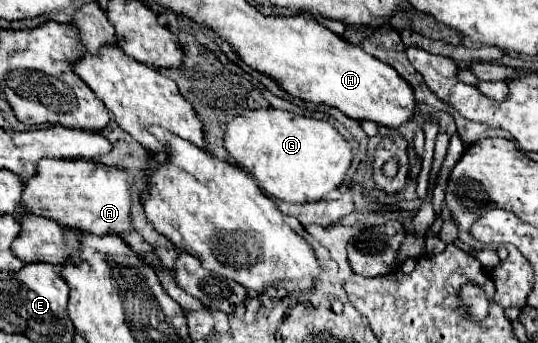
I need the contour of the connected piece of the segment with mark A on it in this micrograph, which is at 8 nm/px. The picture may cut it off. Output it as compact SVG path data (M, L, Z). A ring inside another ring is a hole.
M45 160L37 164L37 174L25 182L25 206L29 206L29 212L35 216L55 218L63 226L81 232L123 236L133 230L131 184L133 178L125 168L105 166L93 160Z

